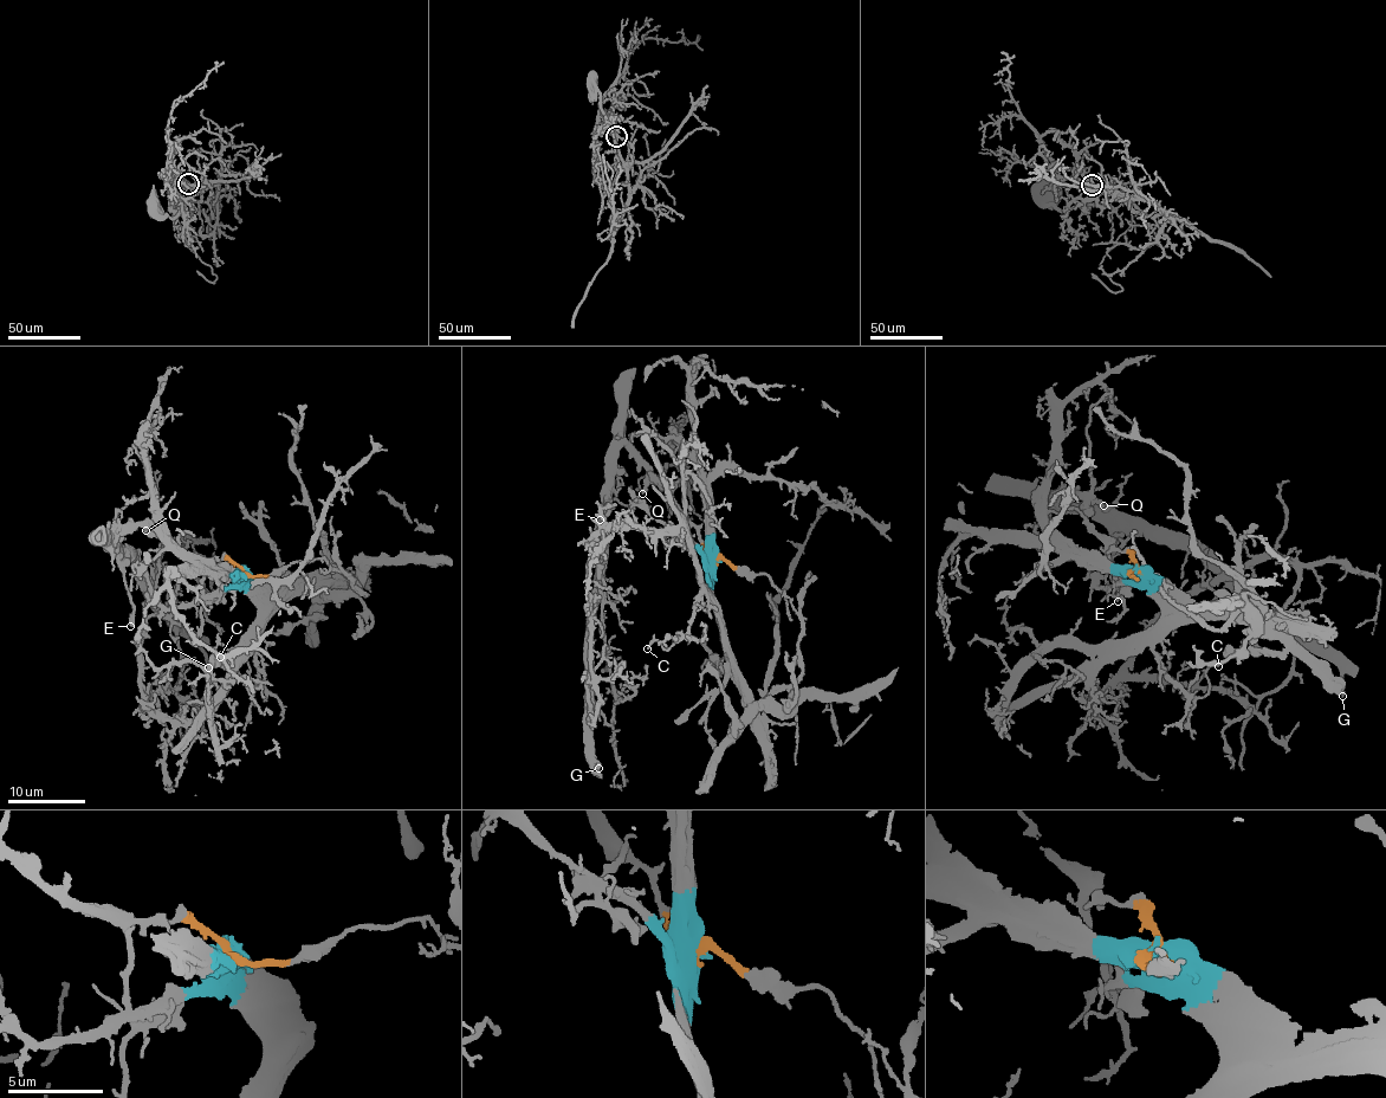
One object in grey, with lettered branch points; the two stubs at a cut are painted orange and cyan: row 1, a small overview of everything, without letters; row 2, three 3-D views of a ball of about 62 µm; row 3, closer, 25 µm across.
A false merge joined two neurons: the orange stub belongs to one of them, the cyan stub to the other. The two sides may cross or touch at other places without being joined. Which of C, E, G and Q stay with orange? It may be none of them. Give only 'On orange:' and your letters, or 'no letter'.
On orange: E, G, Q

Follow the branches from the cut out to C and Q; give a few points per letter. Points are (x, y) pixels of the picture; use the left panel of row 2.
C: (244, 572), (247, 593), (256, 605), (258, 683), (247, 684), (221, 657)
Q: (244, 573), (225, 557), (200, 562), (167, 542), (150, 527), (146, 530)

